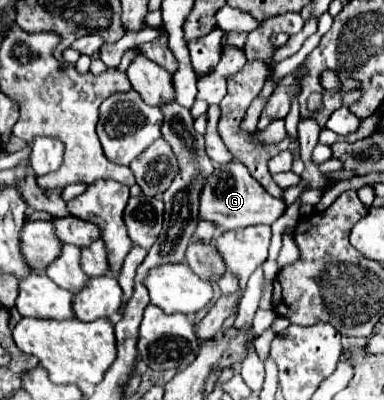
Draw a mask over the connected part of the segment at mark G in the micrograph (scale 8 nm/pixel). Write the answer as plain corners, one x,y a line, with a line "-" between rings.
228,162
222,166
216,166
214,172
206,178
206,184
200,192
200,220
210,220
222,230
234,230
234,228
246,228
256,224
272,224
278,220
278,216
284,214
284,202
280,198
270,196
260,182
256,182
248,168
242,162

